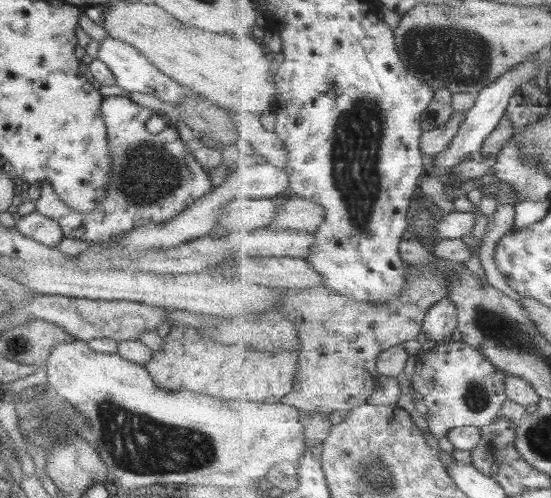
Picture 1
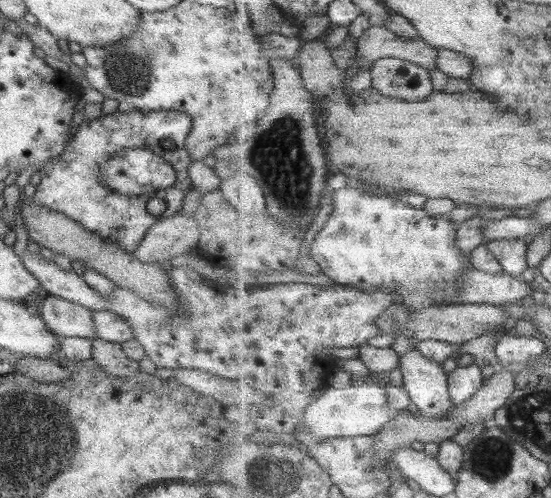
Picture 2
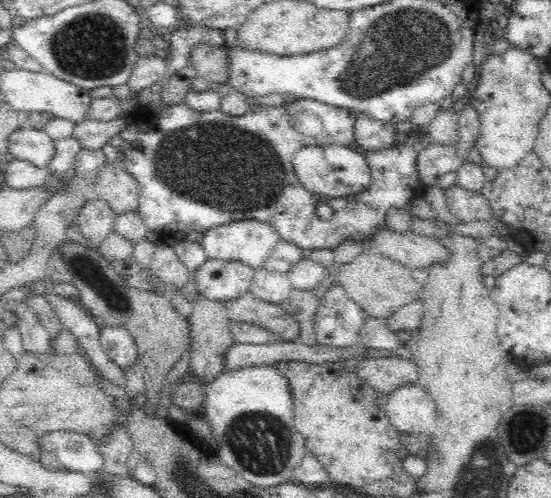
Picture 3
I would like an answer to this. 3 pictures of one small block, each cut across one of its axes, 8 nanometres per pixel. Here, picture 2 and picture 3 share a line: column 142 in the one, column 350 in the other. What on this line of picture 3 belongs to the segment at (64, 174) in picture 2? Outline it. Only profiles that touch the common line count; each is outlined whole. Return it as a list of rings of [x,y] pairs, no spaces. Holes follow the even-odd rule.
[[[297,99],[294,103],[283,103],[279,107],[249,105],[249,110],[241,116],[230,116],[221,110],[218,112],[200,113],[194,111],[185,102],[178,104],[159,104],[160,112],[151,113],[141,110],[127,116],[127,124],[110,140],[112,148],[103,148],[108,164],[114,164],[119,158],[118,152],[124,152],[124,170],[136,181],[139,187],[138,213],[148,231],[159,236],[167,232],[190,230],[205,233],[211,228],[244,219],[256,219],[272,224],[279,232],[282,240],[294,244],[300,249],[334,249],[346,238],[354,241],[367,240],[366,236],[385,227],[384,216],[390,206],[410,209],[410,202],[421,197],[426,186],[419,182],[416,171],[416,154],[432,144],[427,134],[411,130],[404,144],[393,146],[387,151],[378,151],[366,155],[372,163],[371,184],[362,192],[356,192],[354,202],[347,196],[328,198],[328,204],[334,209],[330,220],[322,220],[314,213],[316,202],[325,197],[312,193],[304,188],[294,171],[294,156],[302,148],[314,145],[346,146],[360,151],[355,140],[355,124],[357,115],[346,109],[332,107],[317,100]],[[140,143],[141,149],[134,144]],[[116,148],[116,152],[114,152]],[[363,238],[363,239],[362,239]]]

